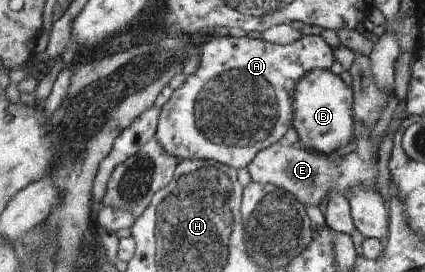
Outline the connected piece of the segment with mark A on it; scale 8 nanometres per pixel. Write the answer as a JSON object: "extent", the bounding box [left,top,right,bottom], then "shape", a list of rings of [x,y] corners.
{"extent":[156,35,333,168],"shape":[[[305,35],[290,45],[274,45],[248,37],[209,37],[199,45],[200,65],[185,84],[172,93],[160,112],[156,139],[179,162],[205,159],[230,167],[243,168],[264,148],[283,140],[293,126],[296,86],[312,70],[333,66],[333,50],[320,36]]]}

